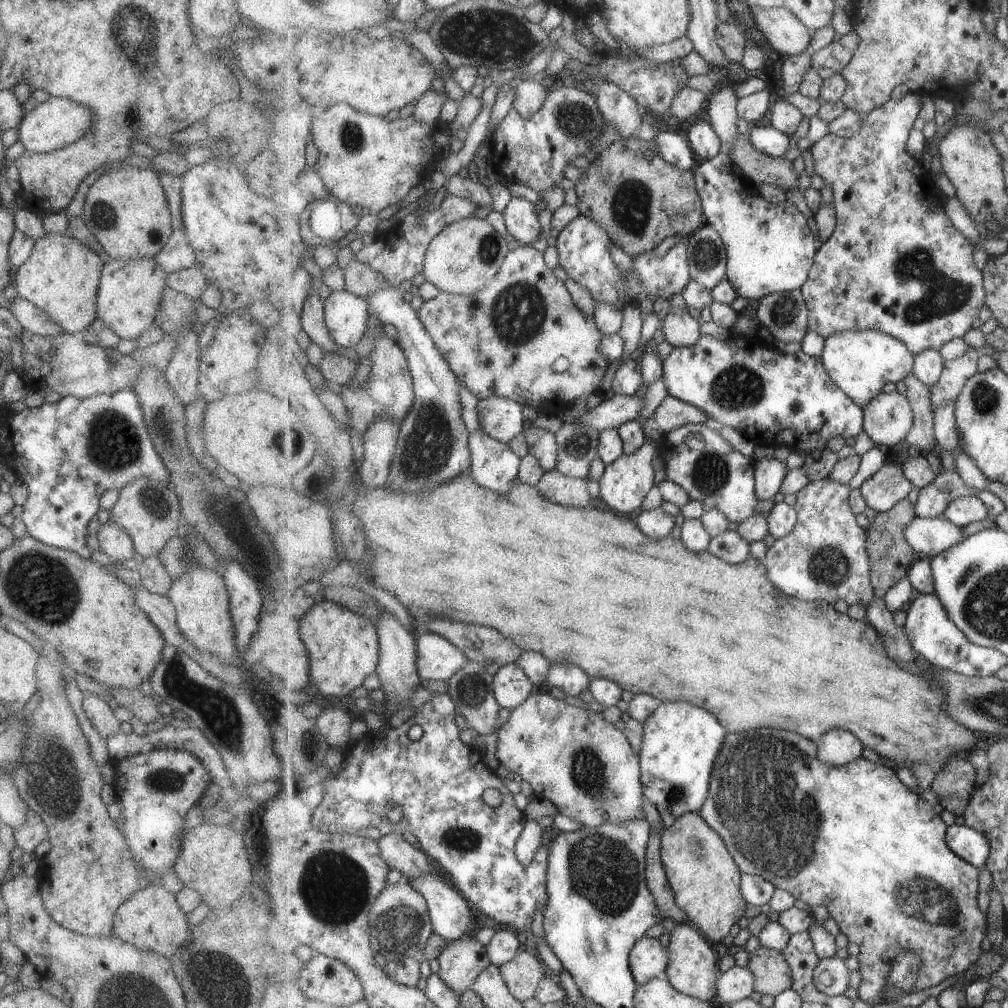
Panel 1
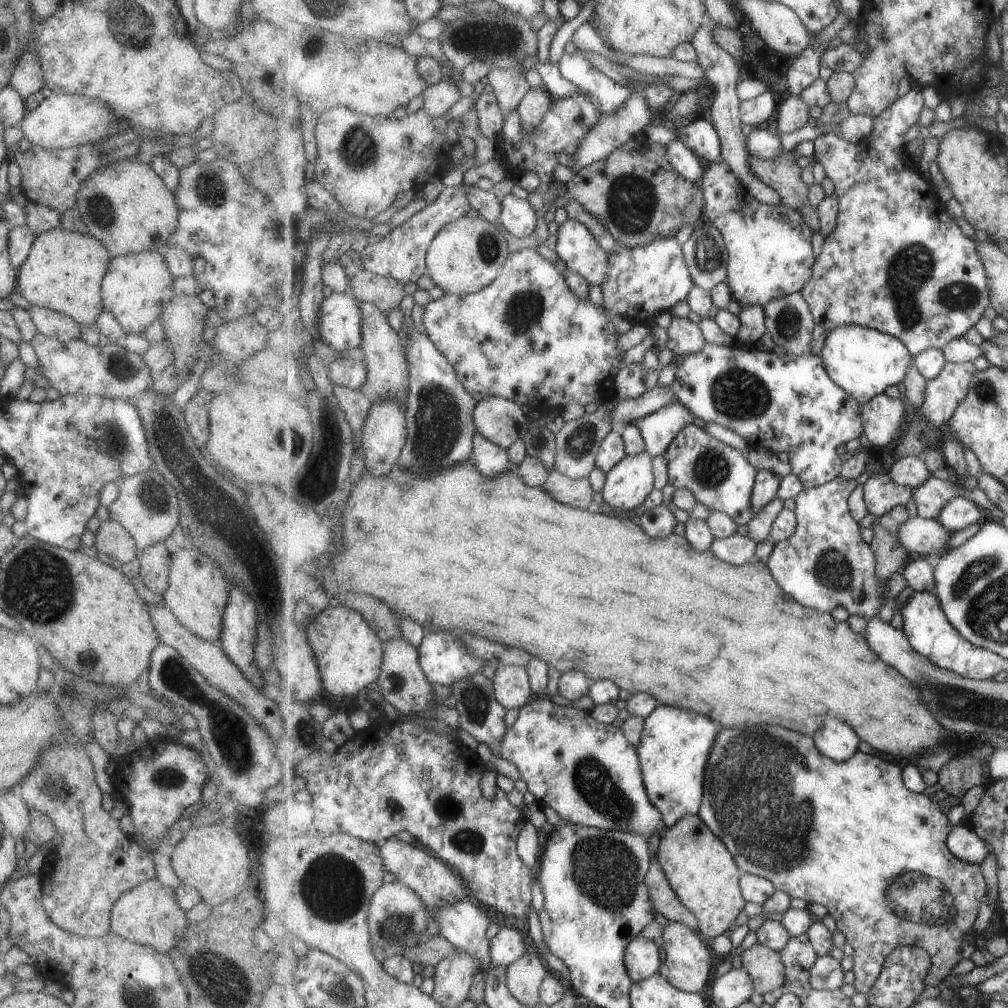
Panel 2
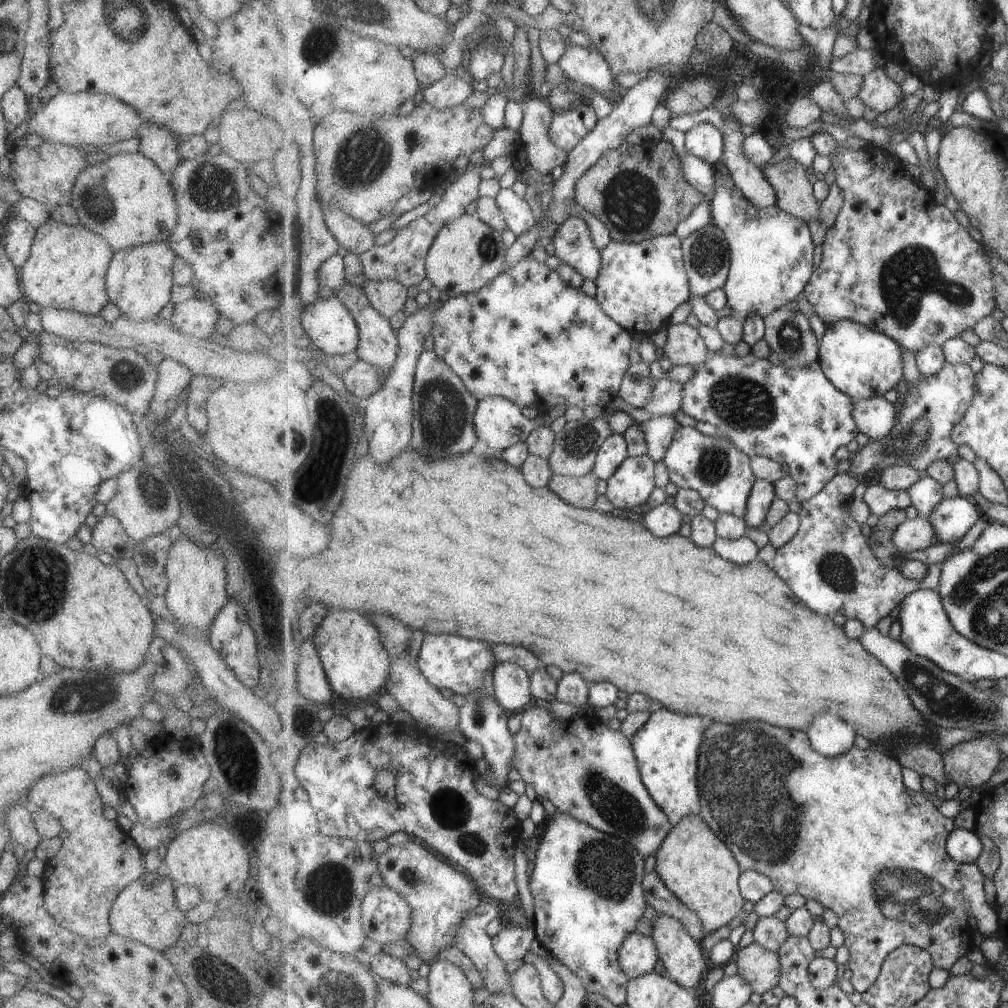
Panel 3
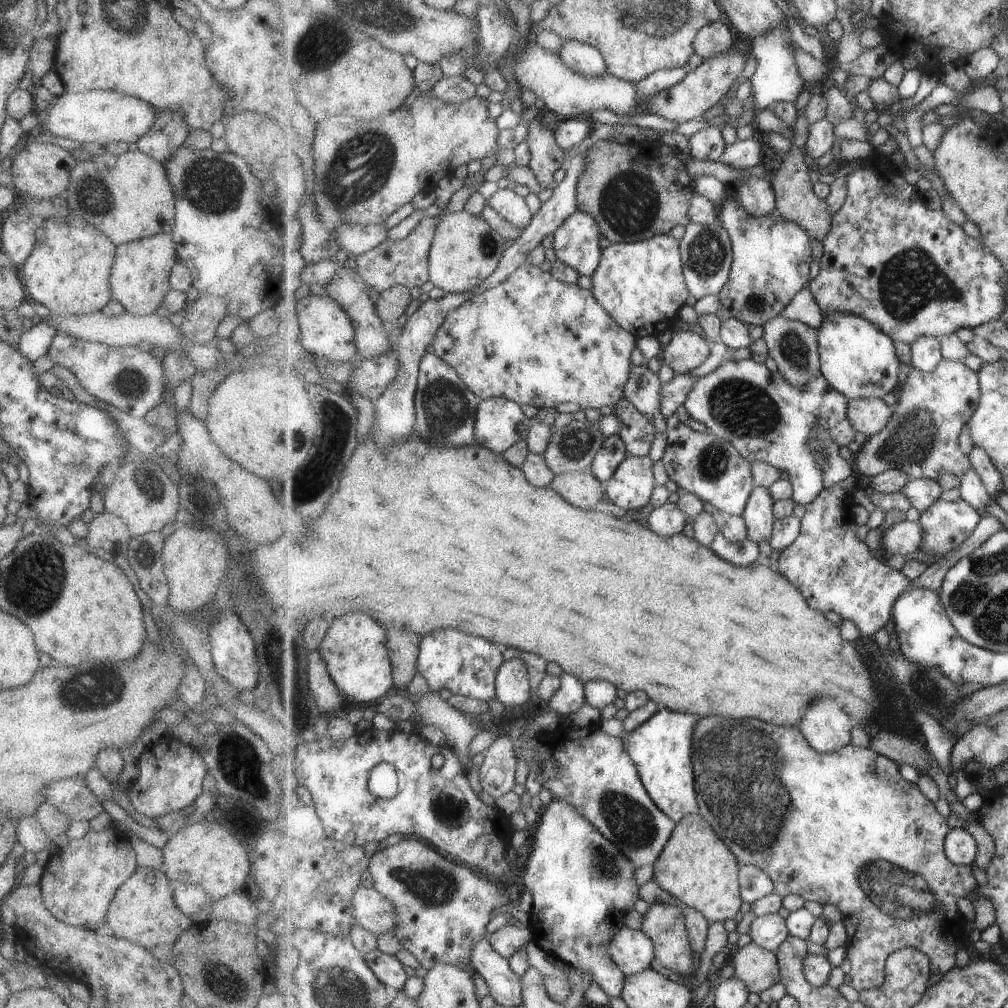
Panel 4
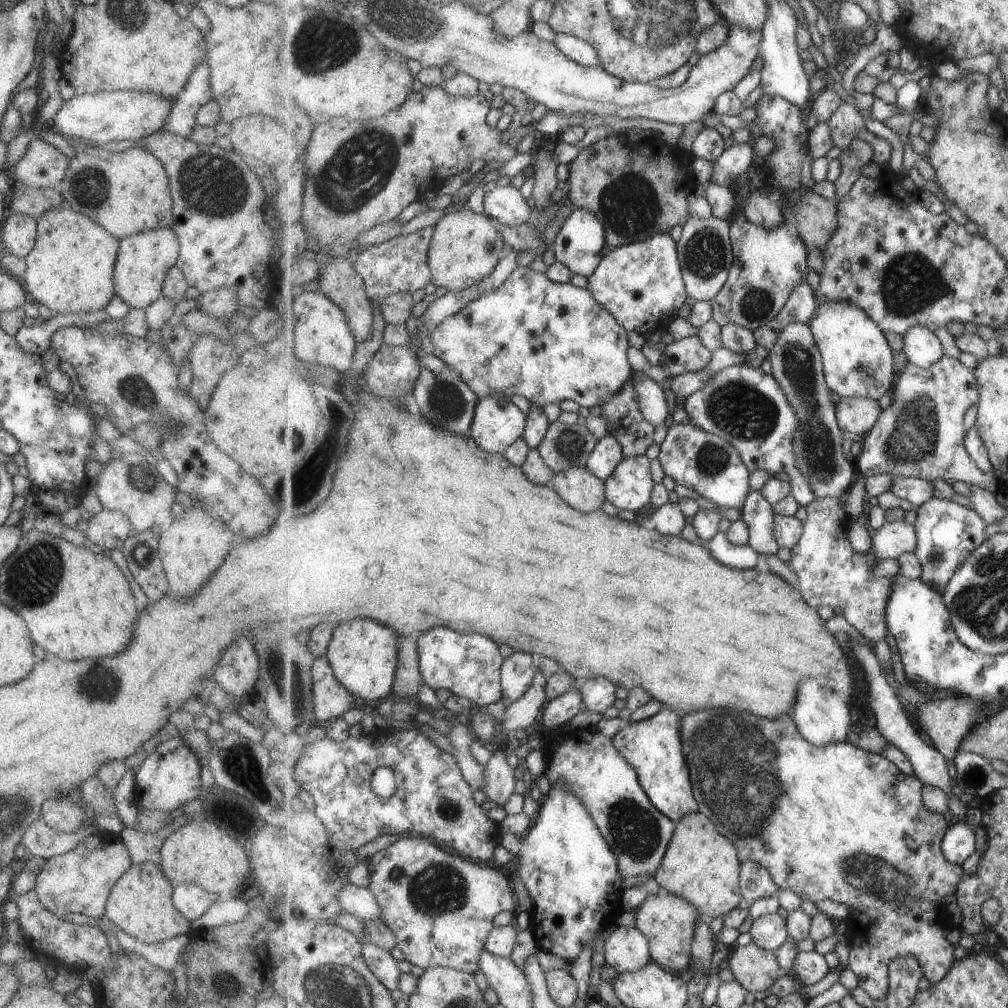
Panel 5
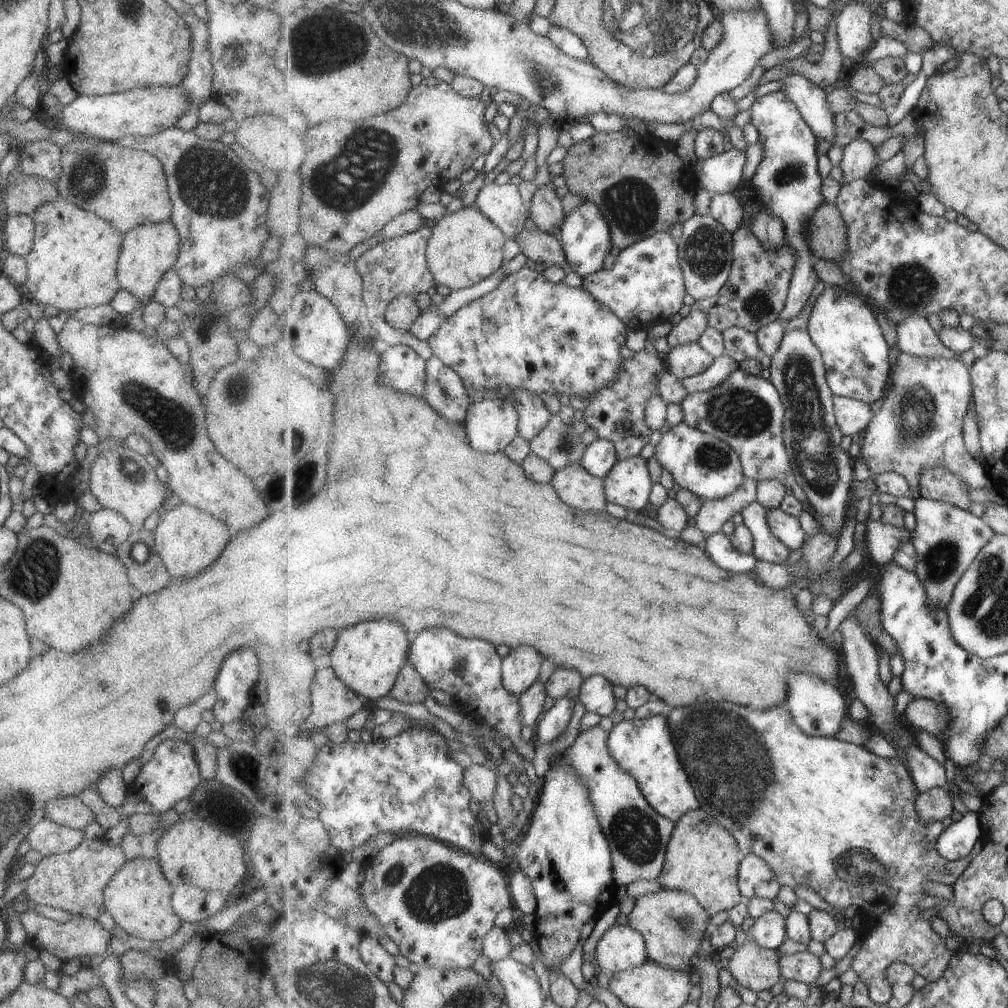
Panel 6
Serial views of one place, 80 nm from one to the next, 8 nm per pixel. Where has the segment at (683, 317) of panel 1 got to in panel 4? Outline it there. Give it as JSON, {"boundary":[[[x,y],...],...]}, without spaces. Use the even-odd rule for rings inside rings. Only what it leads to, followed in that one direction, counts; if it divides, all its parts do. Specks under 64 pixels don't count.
{"boundary":[[[691,332],[673,333],[670,343],[661,352],[665,362],[675,374],[689,373],[710,358],[712,343],[705,337]]]}

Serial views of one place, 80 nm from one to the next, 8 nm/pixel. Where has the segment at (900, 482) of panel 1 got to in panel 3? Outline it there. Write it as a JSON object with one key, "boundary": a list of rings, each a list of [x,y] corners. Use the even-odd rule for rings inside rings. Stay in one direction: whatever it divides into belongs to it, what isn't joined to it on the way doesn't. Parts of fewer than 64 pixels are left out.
{"boundary":[[[881,482],[867,484],[863,500],[869,510],[879,518],[886,515],[891,509],[905,509],[913,505],[908,489],[891,490],[883,486]]]}

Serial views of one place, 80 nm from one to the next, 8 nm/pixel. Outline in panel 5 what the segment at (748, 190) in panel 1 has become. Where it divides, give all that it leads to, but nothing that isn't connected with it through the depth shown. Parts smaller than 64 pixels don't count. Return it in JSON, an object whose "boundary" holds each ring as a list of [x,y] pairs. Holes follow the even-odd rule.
{"boundary":[[[743,212],[735,213],[731,218],[730,235],[734,261],[723,290],[710,300],[714,308],[712,319],[721,326],[735,323],[757,331],[783,310],[795,287],[810,271],[808,260],[811,250],[788,223],[771,231],[753,224]]]}

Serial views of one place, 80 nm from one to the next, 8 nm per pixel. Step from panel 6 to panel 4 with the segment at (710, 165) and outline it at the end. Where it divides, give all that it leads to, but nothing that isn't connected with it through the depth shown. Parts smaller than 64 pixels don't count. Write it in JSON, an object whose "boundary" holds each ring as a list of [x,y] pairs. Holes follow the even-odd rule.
{"boundary":[[[757,135],[742,141],[736,140],[732,145],[726,146],[718,161],[739,170],[757,166],[761,162],[764,145],[762,137]]]}

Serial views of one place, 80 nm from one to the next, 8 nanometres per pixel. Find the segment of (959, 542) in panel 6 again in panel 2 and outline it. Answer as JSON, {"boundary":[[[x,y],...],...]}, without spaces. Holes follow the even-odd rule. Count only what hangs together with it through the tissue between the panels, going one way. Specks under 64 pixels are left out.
{"boundary":[[[959,495],[943,505],[936,520],[953,535],[955,531],[984,521],[983,514],[983,509],[973,499]]]}

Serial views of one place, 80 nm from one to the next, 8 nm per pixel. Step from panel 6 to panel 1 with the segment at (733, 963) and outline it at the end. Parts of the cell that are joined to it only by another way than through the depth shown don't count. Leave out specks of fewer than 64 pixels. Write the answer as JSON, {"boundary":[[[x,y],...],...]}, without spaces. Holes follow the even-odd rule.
{"boundary":[[[761,944],[757,950],[749,954],[747,966],[754,974],[755,991],[759,994],[776,997],[792,988],[792,966],[781,951]]]}

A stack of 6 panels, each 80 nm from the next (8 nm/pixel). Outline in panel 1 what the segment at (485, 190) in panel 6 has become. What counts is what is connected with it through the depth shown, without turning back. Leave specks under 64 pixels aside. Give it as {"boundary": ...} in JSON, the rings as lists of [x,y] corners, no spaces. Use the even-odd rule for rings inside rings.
{"boundary":[[[512,197],[502,212],[507,232],[522,245],[531,244],[541,234],[535,206],[521,197]]]}

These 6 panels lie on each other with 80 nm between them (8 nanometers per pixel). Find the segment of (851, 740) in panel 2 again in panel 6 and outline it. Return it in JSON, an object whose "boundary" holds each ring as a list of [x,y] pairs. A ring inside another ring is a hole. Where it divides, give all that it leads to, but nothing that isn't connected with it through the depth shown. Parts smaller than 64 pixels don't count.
{"boundary":[[[793,674],[789,678],[787,706],[791,708],[796,723],[803,729],[803,732],[814,737],[835,737],[843,719],[849,715],[847,702],[836,686],[811,674]]]}

